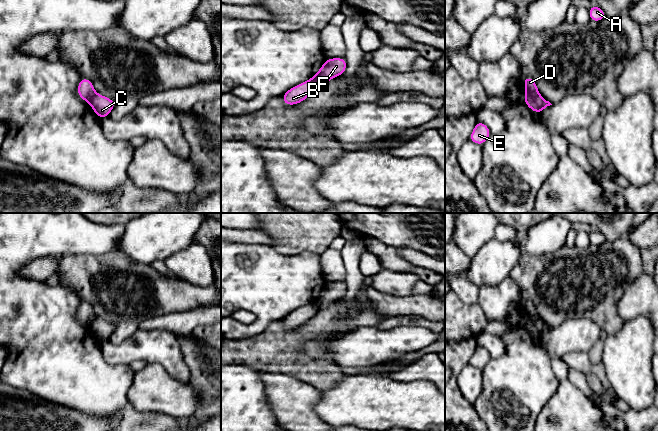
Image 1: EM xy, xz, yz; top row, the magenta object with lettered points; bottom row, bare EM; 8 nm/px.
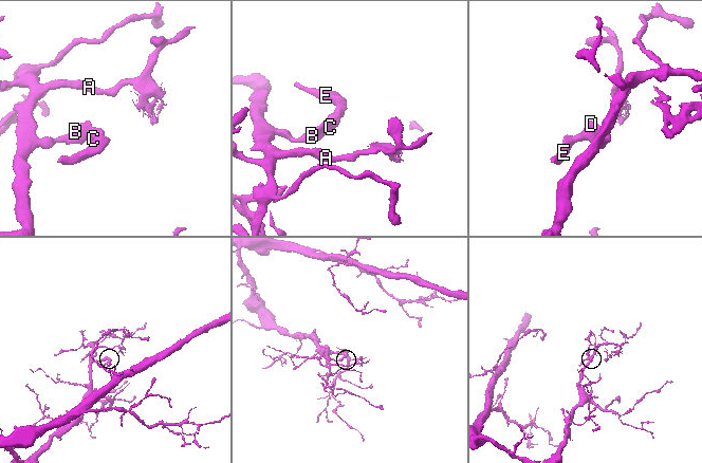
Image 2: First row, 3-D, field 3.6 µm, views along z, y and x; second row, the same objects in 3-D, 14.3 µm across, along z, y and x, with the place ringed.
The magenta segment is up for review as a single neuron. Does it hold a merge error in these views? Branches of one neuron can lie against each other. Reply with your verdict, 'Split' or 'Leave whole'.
Split

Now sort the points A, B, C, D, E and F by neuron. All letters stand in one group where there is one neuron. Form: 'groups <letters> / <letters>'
groups A B D / C E F

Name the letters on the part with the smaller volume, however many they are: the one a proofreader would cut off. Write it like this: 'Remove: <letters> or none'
Remove: C, E, F

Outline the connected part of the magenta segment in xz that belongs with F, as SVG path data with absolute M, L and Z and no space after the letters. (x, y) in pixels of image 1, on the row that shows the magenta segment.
M345 58L327 59L321 68L317 71L319 75L319 85L326 84L333 78L342 75L347 68Z

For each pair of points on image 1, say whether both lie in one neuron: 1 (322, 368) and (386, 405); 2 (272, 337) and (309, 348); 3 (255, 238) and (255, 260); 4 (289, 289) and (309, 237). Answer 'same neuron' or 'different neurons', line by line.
1: different neurons
2: different neurons
3: different neurons
4: different neurons

